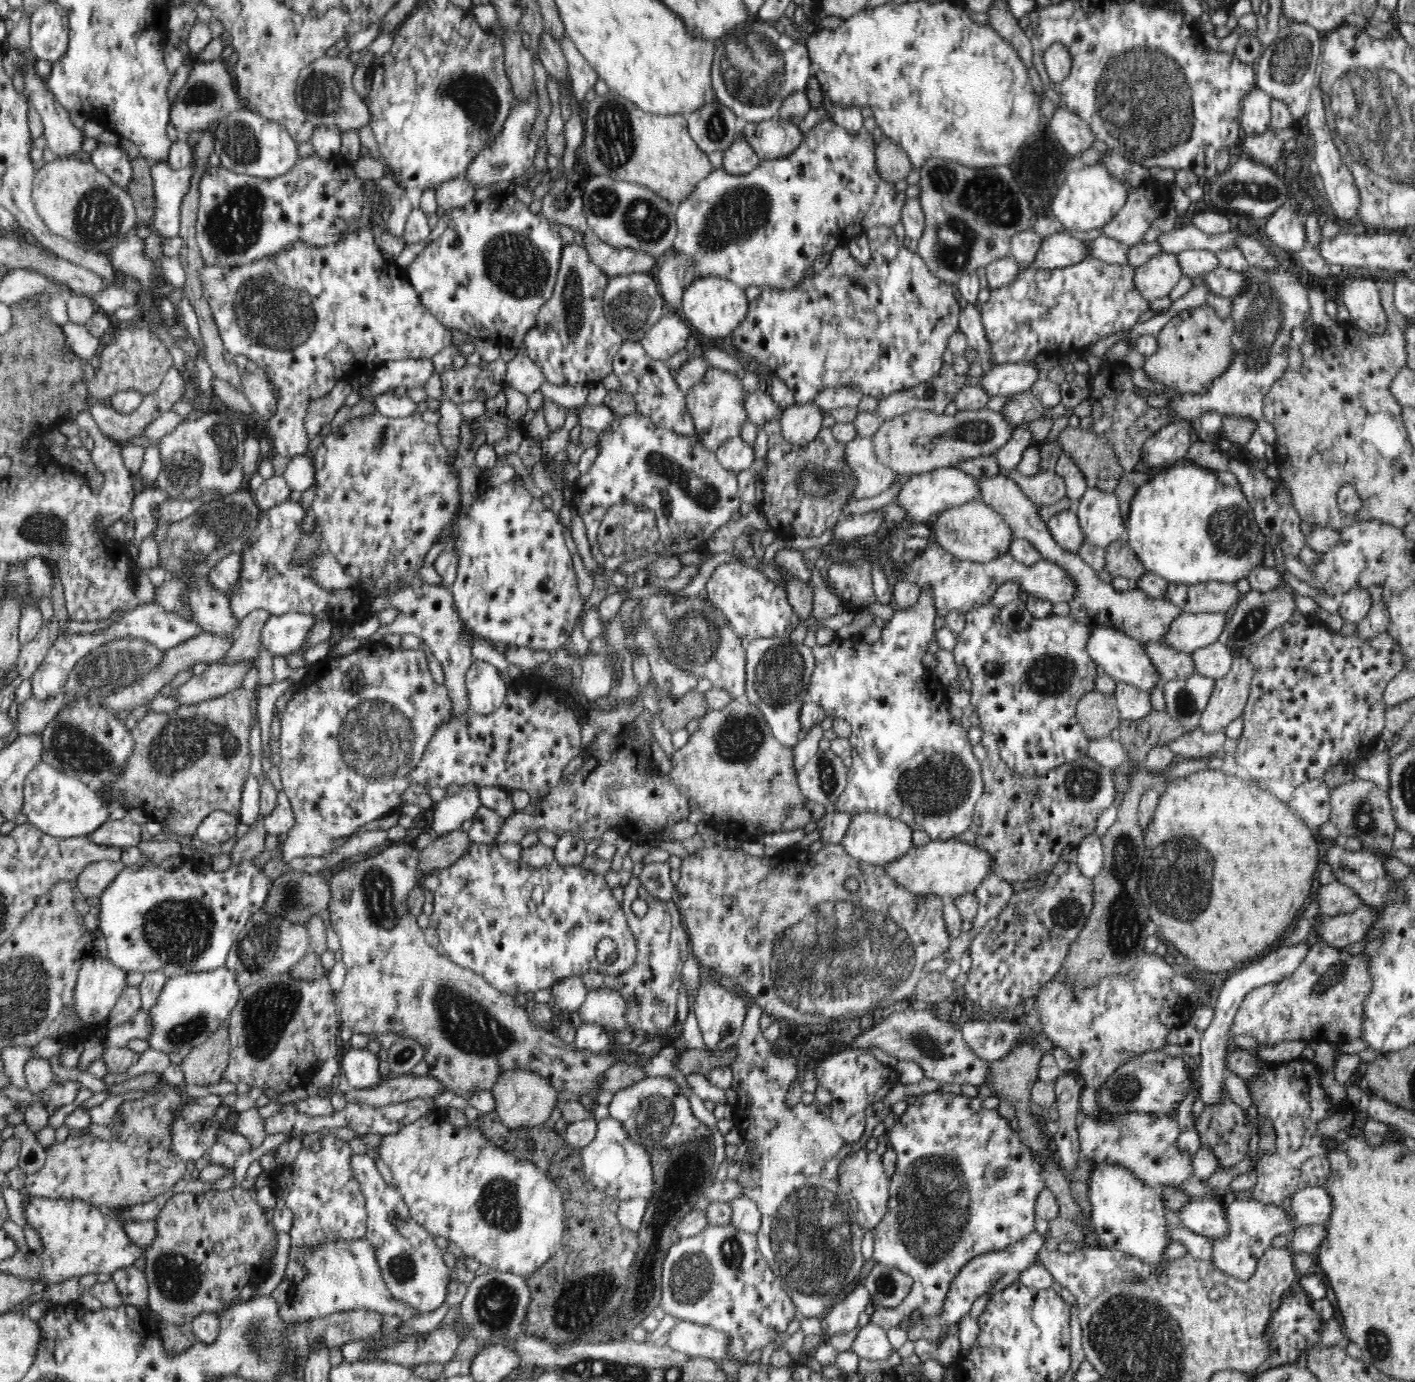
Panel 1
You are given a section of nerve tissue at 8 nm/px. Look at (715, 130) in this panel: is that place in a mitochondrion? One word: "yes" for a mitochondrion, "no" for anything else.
yes

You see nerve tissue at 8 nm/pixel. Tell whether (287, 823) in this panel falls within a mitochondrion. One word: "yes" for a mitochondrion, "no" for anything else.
no

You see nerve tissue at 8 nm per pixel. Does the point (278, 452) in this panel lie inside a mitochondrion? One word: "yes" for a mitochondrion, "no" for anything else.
no

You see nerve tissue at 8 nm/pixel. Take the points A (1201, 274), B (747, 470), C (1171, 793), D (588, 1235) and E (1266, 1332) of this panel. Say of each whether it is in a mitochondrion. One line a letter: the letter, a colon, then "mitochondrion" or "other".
A: other
B: other
C: other
D: other
E: other

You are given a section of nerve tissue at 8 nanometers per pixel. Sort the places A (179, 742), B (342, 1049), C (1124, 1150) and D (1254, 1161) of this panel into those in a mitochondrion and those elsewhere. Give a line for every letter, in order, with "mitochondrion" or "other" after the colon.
A: mitochondrion
B: other
C: other
D: other

